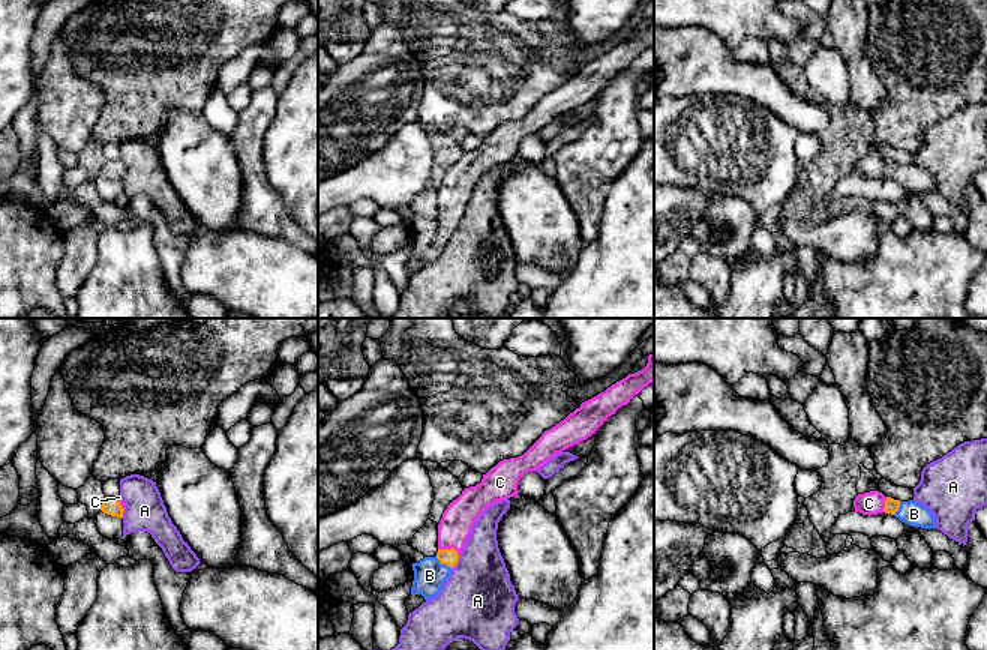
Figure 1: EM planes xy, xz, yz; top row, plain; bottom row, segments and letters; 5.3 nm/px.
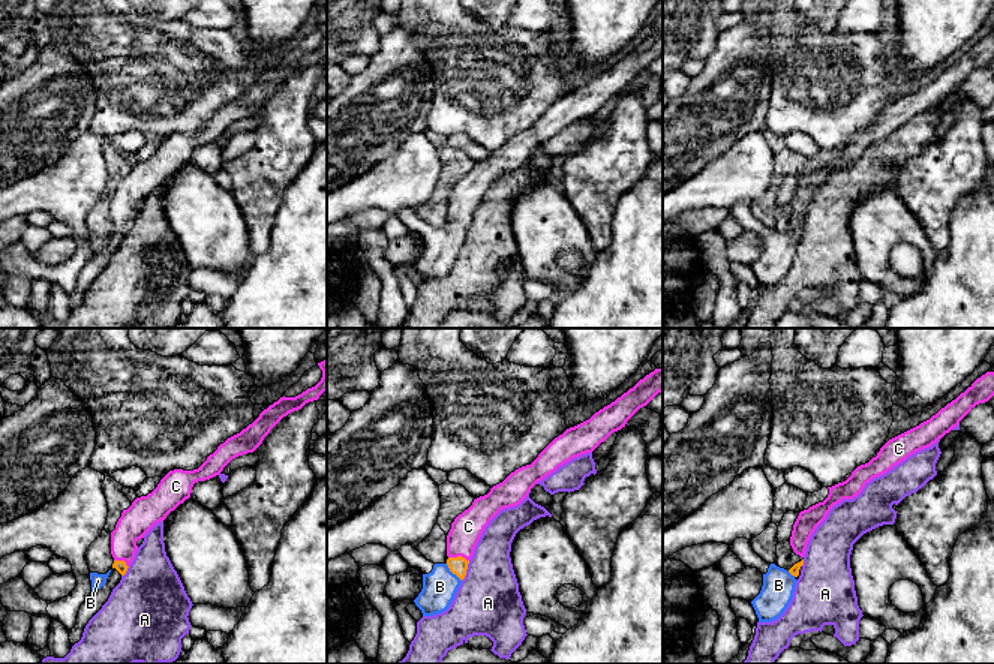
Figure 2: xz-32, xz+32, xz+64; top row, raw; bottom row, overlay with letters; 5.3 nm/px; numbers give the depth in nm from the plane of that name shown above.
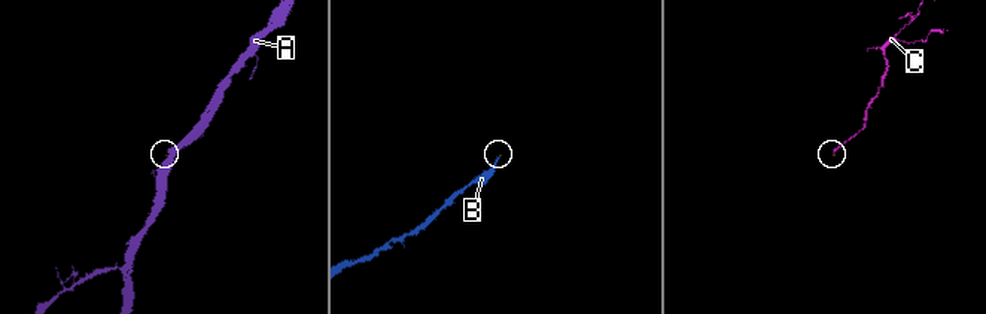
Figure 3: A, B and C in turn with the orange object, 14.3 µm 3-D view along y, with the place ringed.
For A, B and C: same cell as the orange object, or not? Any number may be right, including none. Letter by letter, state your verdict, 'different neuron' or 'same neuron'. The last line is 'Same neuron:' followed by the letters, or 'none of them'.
A: different neuron
B: same neuron
C: same neuron
Same neuron: B, C

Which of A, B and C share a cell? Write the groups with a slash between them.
A / B C

